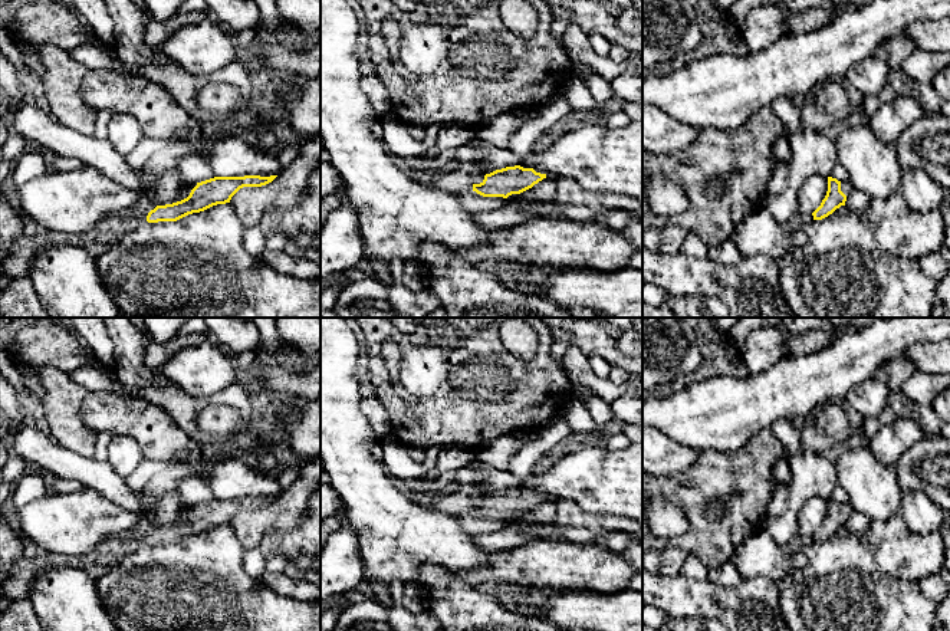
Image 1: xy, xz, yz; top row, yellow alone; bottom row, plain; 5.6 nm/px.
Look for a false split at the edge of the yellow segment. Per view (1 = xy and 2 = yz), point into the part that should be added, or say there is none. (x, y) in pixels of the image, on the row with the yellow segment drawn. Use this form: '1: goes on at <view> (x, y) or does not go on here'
1: goes on at xy (108, 232)
2: goes on at yz (847, 187)

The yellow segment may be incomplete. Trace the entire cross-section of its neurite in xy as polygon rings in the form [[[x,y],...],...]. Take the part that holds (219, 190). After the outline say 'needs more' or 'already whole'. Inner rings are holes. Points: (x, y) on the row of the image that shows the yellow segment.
[[[277,175],[214,177],[201,183],[190,183],[191,193],[177,203],[157,206],[151,200],[142,200],[135,207],[99,220],[96,226],[86,233],[70,236],[69,243],[98,257],[145,221],[177,221],[188,214],[204,211],[213,206],[230,203],[231,197],[240,188],[262,187],[272,183],[276,177]]]; needs more

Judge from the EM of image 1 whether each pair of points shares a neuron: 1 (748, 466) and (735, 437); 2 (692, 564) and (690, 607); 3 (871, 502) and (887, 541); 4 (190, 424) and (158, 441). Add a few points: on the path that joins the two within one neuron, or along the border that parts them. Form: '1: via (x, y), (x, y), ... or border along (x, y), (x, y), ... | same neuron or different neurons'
1: border along (768, 427), (756, 431), (736, 450), (707, 450) | different neurons
2: border along (681, 572), (692, 578), (706, 578) | different neurons
3: border along (898, 512), (888, 519), (871, 521) | different neurons
4: border along (158, 406), (194, 444) | different neurons

